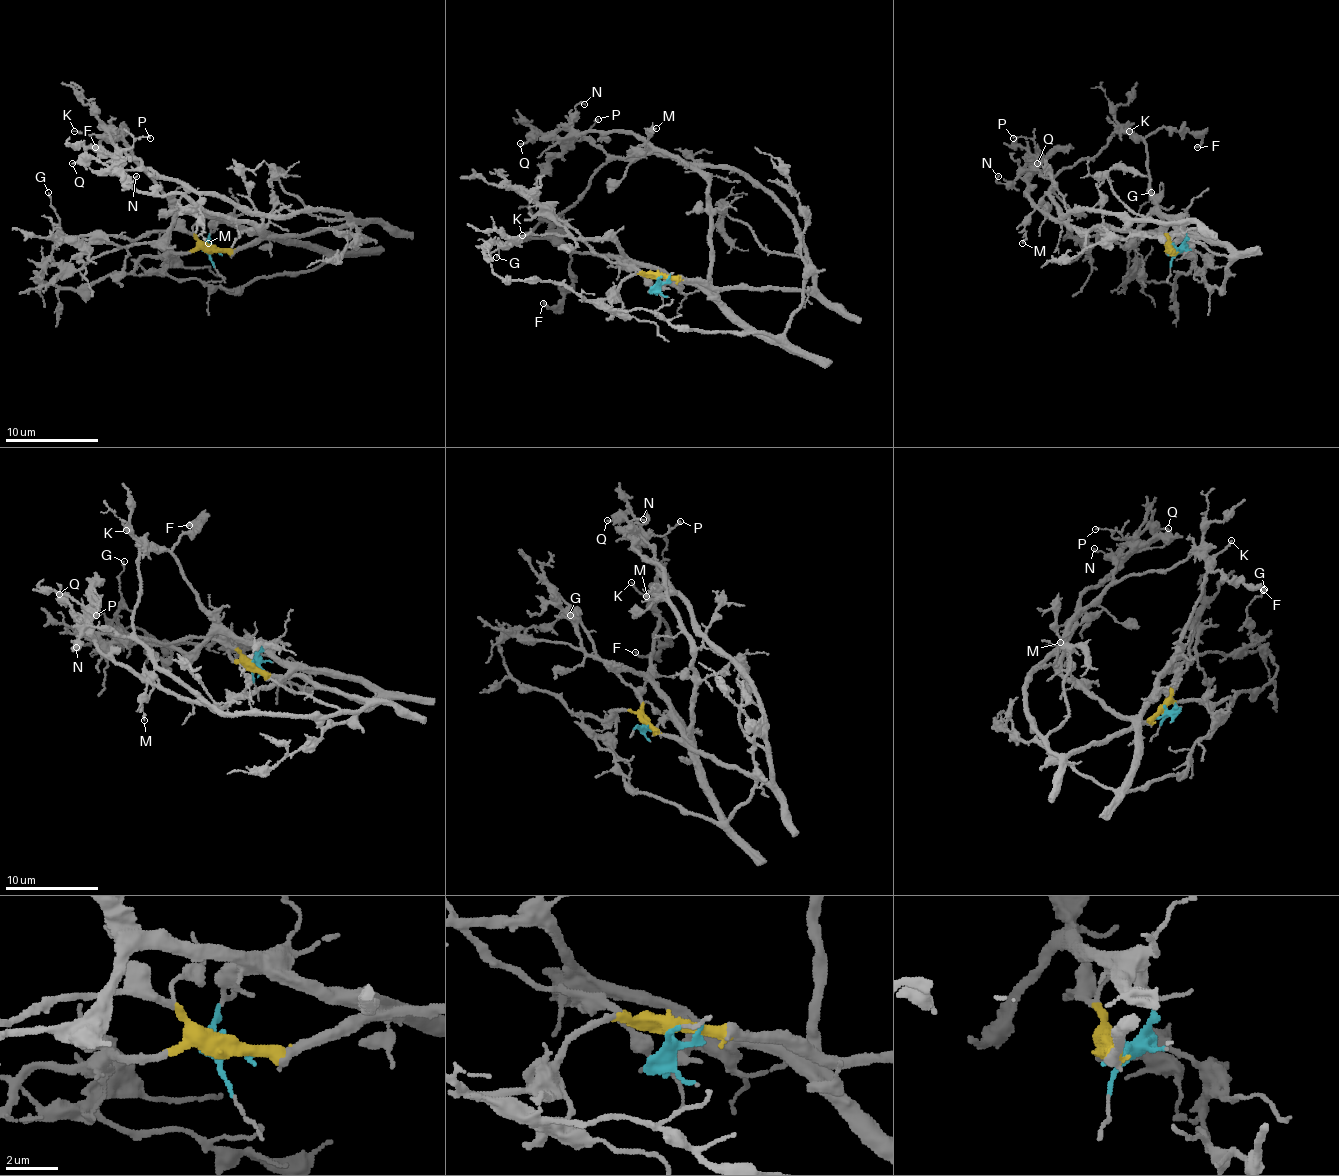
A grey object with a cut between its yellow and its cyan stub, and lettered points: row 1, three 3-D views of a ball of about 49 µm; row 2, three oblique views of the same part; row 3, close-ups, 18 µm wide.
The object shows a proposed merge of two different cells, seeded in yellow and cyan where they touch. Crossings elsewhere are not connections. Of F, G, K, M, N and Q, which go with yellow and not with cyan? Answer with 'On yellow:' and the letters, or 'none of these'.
On yellow: G, M, N, Q

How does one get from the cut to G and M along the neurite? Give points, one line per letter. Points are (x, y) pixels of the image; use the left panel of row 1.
G: (211, 245), (143, 255), (127, 273), (83, 283), (76, 290), (57, 290), (38, 280), (59, 227), (48, 192)
M: (211, 245), (248, 248), (264, 238), (364, 222), (320, 211), (248, 215), (206, 194), (199, 215), (208, 243)

